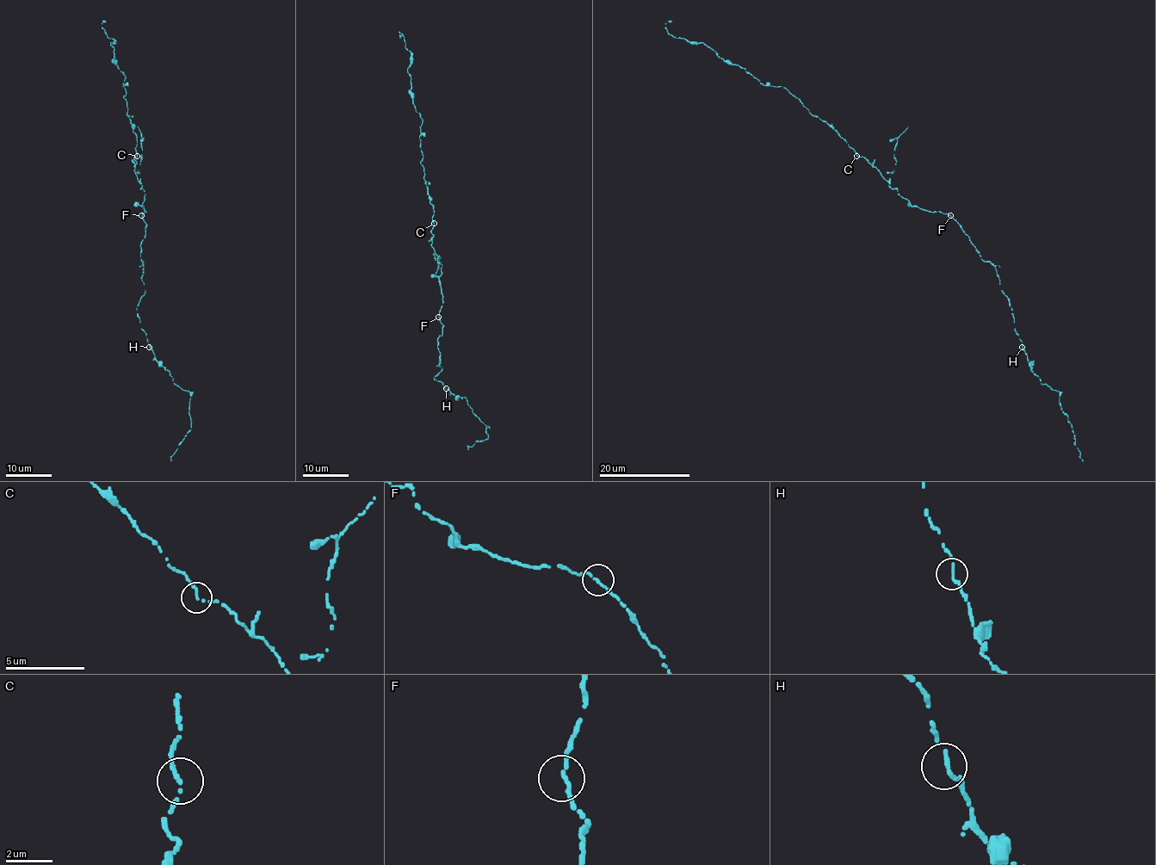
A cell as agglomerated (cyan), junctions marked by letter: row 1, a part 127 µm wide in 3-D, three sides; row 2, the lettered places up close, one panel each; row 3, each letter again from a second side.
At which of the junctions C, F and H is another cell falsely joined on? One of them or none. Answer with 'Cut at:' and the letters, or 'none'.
Cut at: none

